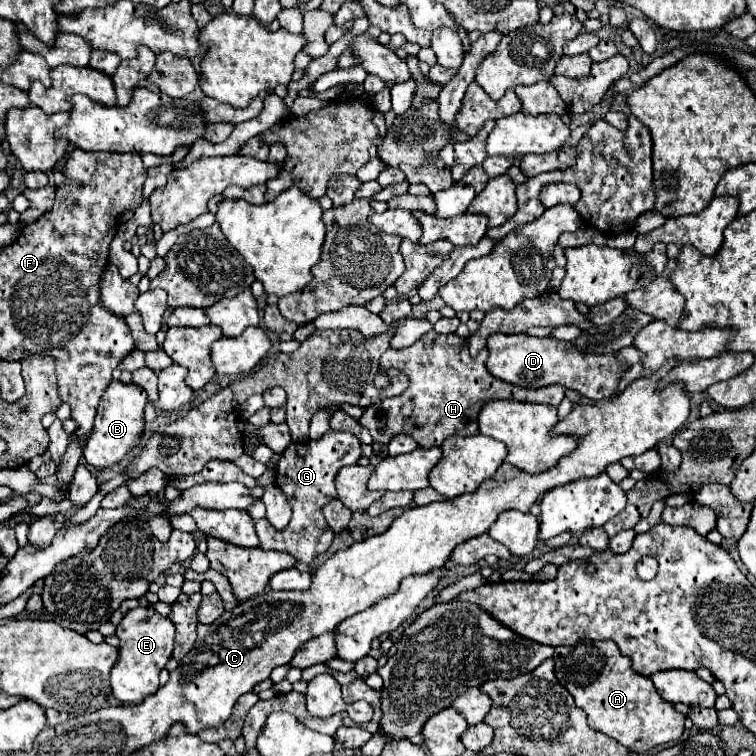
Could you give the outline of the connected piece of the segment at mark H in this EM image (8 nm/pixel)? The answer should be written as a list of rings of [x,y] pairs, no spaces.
[[[428,332],[408,348],[386,350],[382,358],[392,368],[404,372],[410,382],[408,388],[402,392],[402,396],[384,398],[382,402],[368,406],[364,410],[364,416],[359,419],[360,424],[372,432],[372,436],[380,430],[378,426],[384,420],[386,444],[392,440],[392,436],[398,434],[412,434],[422,448],[442,446],[442,442],[454,434],[474,436],[478,432],[476,416],[488,400],[502,398],[502,400],[518,400],[530,404],[548,404],[556,408],[564,398],[564,388],[560,388],[558,384],[540,388],[536,392],[528,392],[526,388],[516,388],[514,384],[504,384],[502,380],[494,380],[494,376],[488,376],[486,370],[488,350],[484,348],[476,358],[470,358],[468,340],[456,334]]]

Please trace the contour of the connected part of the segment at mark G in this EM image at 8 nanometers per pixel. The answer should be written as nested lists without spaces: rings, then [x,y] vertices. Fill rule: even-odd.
[[[326,432],[320,440],[292,442],[280,456],[276,464],[276,486],[284,492],[288,504],[292,506],[292,518],[286,530],[276,530],[266,518],[256,522],[256,532],[260,538],[262,550],[286,552],[292,558],[310,564],[316,556],[324,554],[334,538],[334,532],[322,516],[322,506],[336,498],[334,478],[342,466],[356,464],[362,456],[360,440],[346,432]],[[280,468],[280,470],[278,470]]]

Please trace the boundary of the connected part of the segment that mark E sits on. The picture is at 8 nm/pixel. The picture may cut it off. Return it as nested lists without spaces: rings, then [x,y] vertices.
[[[134,608],[116,626],[116,636],[120,638],[120,658],[110,672],[112,692],[124,704],[140,704],[158,690],[158,674],[170,660],[174,648],[174,624],[152,608]]]

